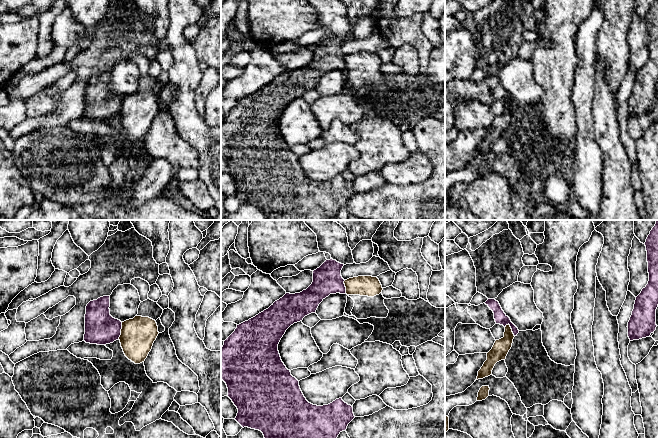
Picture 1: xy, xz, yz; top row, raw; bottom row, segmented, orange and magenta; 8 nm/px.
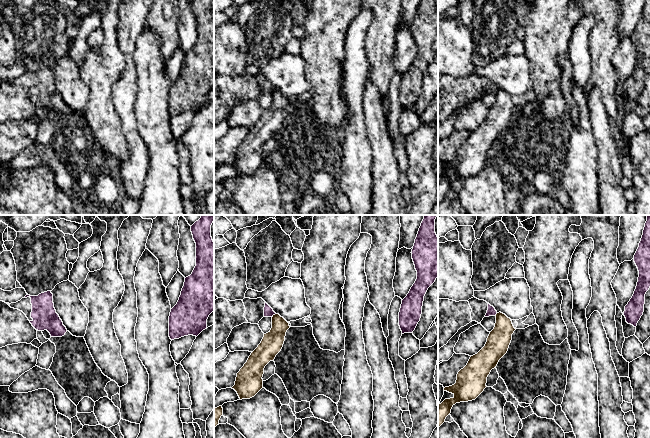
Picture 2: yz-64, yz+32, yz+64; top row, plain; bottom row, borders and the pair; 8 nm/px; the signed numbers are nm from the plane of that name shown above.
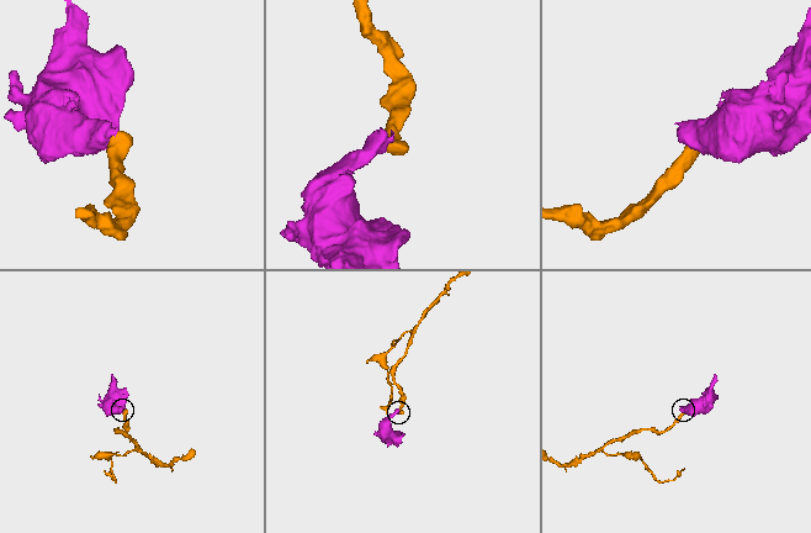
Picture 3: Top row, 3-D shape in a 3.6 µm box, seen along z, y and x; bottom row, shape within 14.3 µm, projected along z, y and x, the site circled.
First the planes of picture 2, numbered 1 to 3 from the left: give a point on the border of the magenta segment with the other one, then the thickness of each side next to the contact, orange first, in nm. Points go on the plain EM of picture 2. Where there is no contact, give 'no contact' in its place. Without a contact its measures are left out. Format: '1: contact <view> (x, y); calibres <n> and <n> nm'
1: no contact
2: contact yz+32 (274, 91); calibres 170 and 80 nm
3: contact yz+64 (496, 90); calibres 190 and 70 nm

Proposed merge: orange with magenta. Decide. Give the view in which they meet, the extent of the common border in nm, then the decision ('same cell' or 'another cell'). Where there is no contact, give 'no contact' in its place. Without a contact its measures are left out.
contact in xy; length 140 nm; another cell

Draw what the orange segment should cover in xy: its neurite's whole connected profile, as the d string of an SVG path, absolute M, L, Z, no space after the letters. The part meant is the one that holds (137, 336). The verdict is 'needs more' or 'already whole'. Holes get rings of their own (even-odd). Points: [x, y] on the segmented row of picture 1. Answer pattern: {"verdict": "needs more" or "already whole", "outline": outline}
{"verdict": "needs more", "outline": "M149 298L140 303L138 314L122 322L119 337L125 356L140 364L145 361L152 349L159 332L156 320L161 317L163 309Z"}

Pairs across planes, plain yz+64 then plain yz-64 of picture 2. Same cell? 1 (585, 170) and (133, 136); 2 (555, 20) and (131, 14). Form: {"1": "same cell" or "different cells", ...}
{"1": "same cell", "2": "different cells"}

